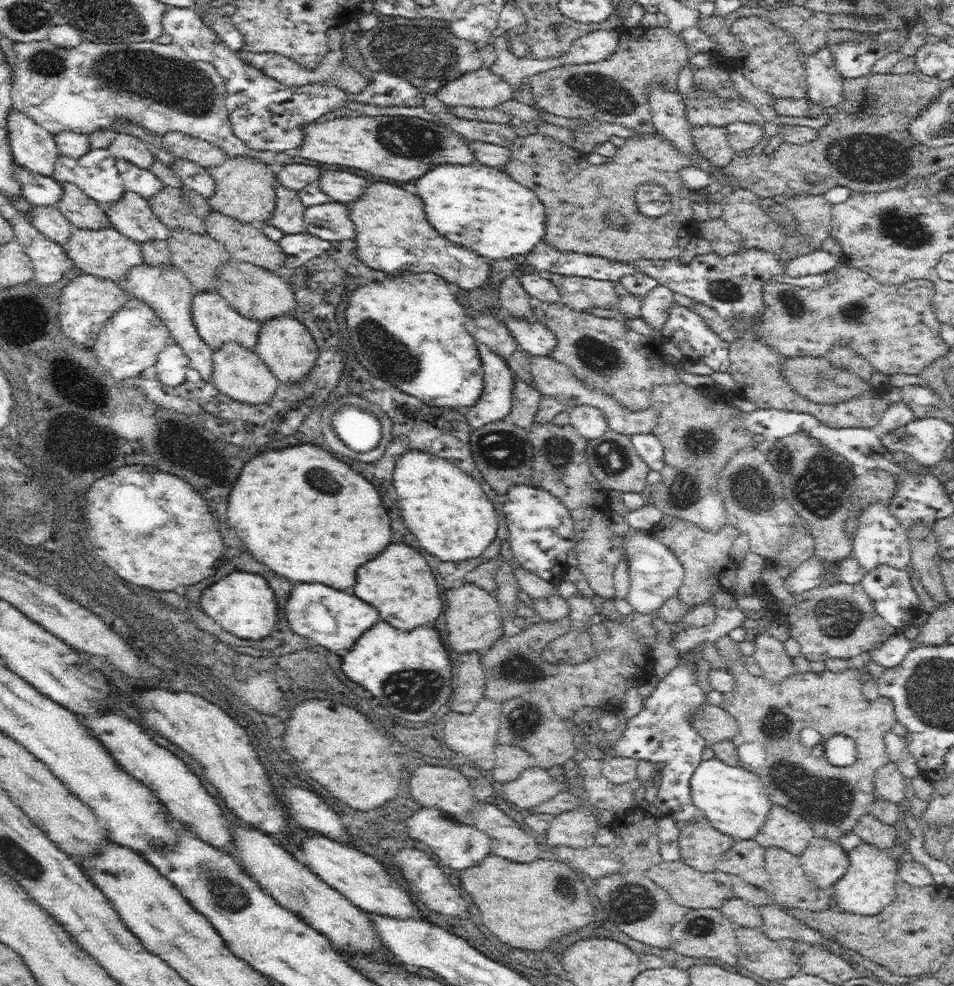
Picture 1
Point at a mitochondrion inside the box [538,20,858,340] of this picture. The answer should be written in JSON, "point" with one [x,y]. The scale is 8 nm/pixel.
{"point":[595,89]}

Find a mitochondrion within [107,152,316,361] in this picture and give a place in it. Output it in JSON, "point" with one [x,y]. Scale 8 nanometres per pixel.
{"point":[140,340]}

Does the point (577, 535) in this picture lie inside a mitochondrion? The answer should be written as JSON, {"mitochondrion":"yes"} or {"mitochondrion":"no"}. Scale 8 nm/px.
{"mitochondrion":"no"}

